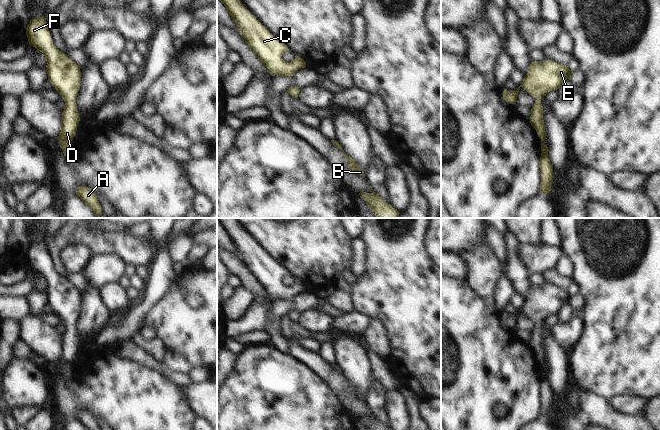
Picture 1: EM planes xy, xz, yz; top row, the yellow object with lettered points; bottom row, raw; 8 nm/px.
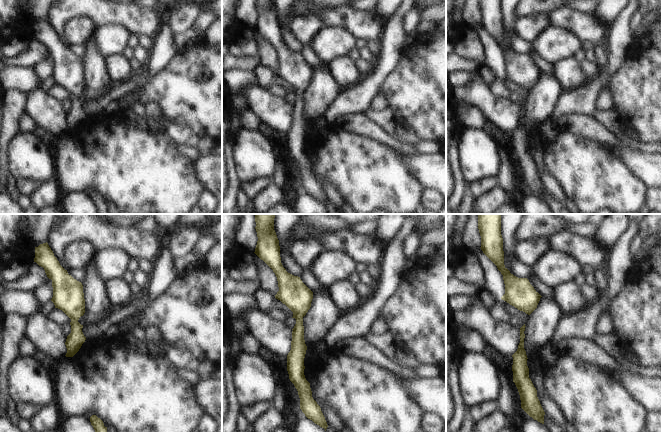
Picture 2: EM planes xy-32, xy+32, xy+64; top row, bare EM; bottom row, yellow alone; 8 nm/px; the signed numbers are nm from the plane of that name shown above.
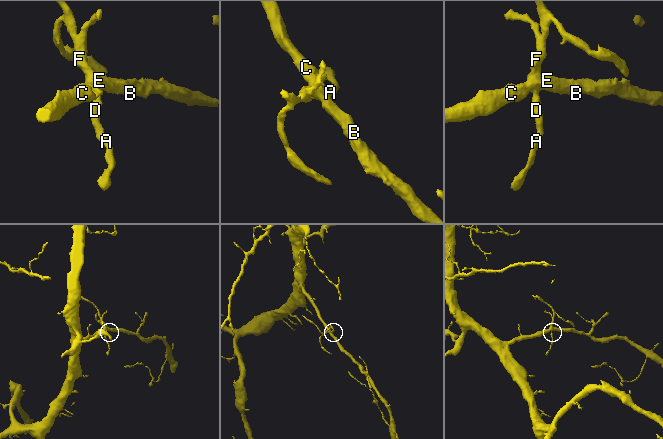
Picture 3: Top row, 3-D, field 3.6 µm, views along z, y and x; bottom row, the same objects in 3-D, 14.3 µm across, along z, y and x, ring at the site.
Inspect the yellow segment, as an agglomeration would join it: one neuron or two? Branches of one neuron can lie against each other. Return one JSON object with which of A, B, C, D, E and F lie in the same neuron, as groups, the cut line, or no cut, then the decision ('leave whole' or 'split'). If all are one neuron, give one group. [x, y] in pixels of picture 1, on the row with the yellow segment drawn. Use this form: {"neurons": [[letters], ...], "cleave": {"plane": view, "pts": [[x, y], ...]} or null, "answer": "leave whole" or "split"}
{"neurons": [["A", "B", "C", "D", "E", "F"]], "cleave": null, "answer": "leave whole"}

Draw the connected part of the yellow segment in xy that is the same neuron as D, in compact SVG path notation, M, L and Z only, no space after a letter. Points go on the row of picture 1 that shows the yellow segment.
M44 15L30 20L26 35L29 44L45 55L48 81L65 101L58 140L64 156L71 160L72 141L81 120L76 104L81 83L80 67L55 47Z

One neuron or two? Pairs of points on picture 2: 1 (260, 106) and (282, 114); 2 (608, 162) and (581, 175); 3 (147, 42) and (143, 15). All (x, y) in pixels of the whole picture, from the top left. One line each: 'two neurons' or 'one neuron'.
1: one neuron
2: one neuron
3: two neurons

